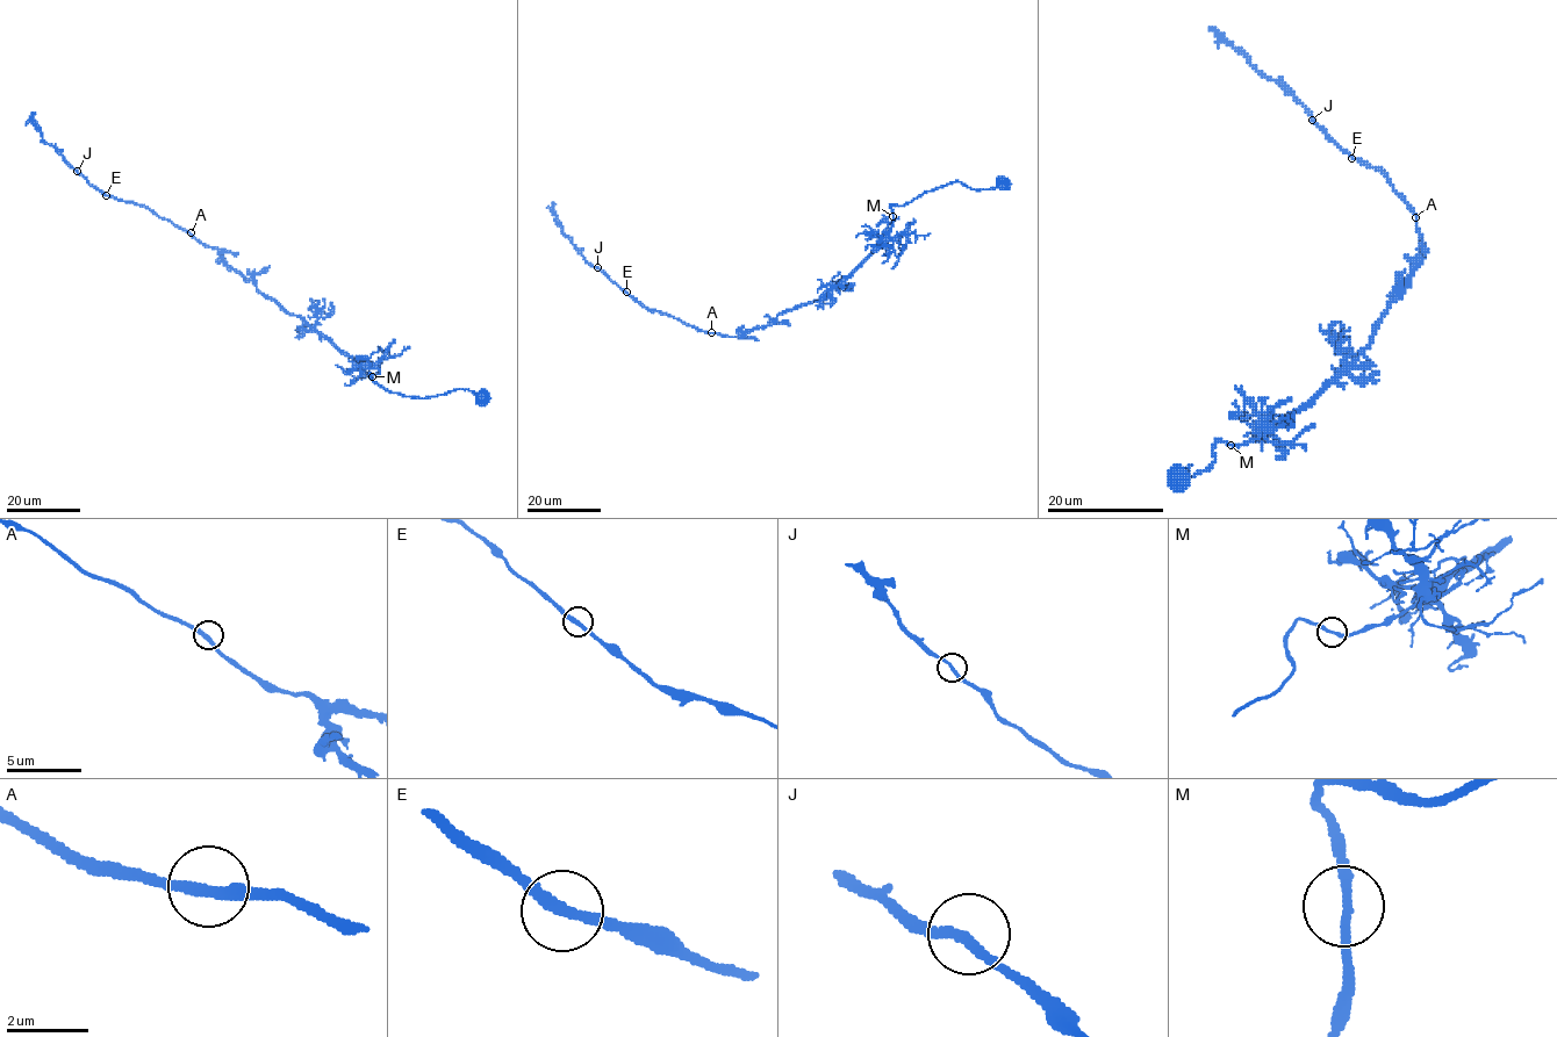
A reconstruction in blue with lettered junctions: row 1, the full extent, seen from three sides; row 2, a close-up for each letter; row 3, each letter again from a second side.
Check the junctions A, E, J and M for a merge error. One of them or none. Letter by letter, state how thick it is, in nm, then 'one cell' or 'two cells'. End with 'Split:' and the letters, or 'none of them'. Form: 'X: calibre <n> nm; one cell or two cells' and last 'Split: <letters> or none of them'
A: calibre 240 nm; one cell
E: calibre 240 nm; one cell
J: calibre 220 nm; one cell
M: calibre 240 nm; one cell
Split: none of them

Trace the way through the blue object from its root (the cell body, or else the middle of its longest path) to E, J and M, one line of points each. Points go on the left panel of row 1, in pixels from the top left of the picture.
E: (482, 397), (467, 389), (406, 397), (384, 388), (367, 369), (231, 269), (215, 249), (145, 207), (106, 195)
J: (482, 397), (467, 389), (406, 397), (384, 388), (215, 249), (145, 207), (105, 195), (77, 171)
M: (482, 397), (467, 389), (427, 397), (406, 397), (384, 388), (372, 376)

